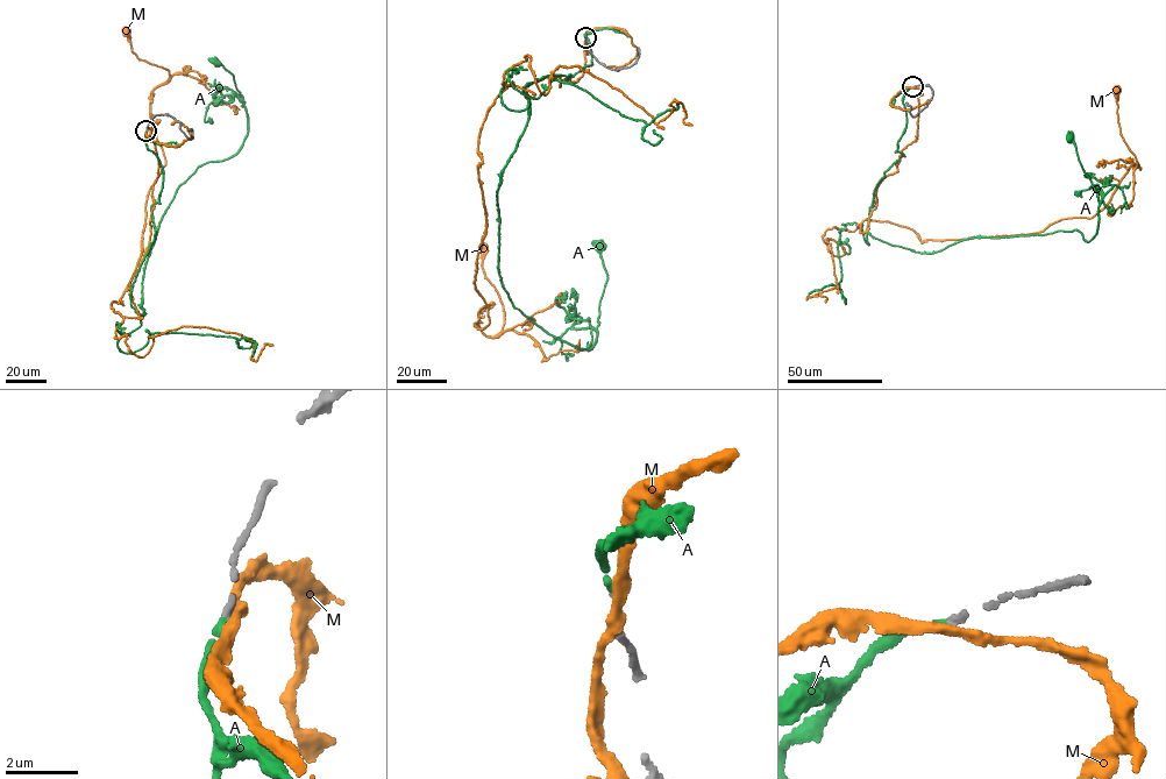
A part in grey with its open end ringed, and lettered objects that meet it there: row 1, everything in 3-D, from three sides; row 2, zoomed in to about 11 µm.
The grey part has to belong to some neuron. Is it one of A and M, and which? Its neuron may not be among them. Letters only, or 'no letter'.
A

